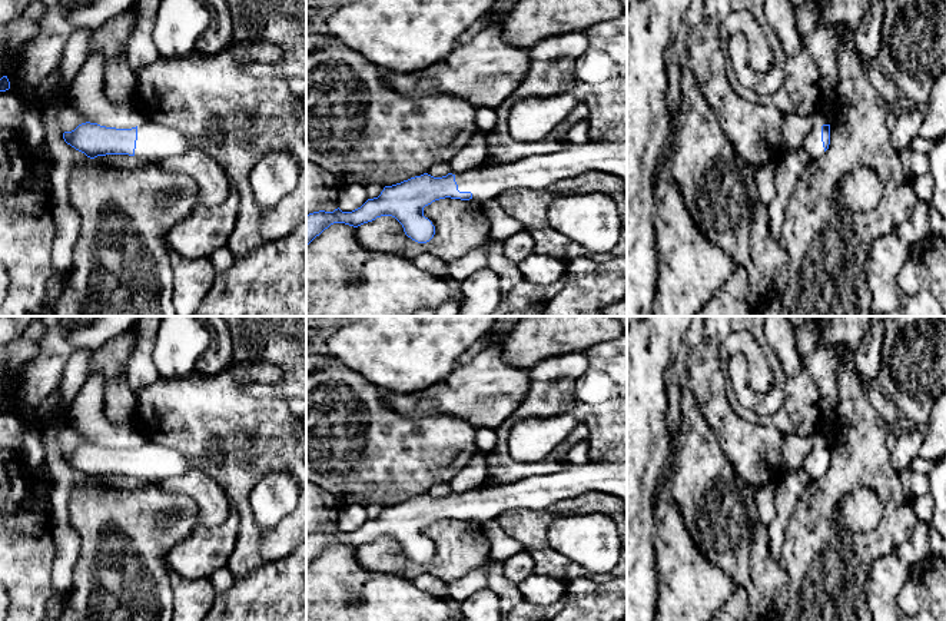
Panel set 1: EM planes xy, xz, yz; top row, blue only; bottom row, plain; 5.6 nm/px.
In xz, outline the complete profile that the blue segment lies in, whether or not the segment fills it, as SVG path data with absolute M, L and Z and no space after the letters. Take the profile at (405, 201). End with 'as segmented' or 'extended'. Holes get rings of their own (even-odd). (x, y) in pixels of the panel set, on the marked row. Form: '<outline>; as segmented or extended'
M587 142L565 145L561 150L535 155L504 165L489 165L464 173L434 177L428 173L401 183L385 186L378 197L368 199L352 212L313 212L306 215L306 246L333 223L358 228L381 216L395 217L408 238L418 243L429 242L435 226L424 216L424 207L435 200L451 197L485 202L504 190L541 190L554 182L598 170L615 175L627 185L627 142Z; extended

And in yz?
M830 124L813 127L803 140L803 150L810 159L817 159L824 155L830 145Z; extended

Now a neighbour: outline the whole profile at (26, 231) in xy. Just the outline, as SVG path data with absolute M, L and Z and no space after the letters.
M47 145L40 150L26 149L27 173L13 192L0 192L0 263L7 270L6 299L0 305L0 316L54 316L56 302L49 300L47 285L53 276L52 239L54 226L50 219L50 196L42 190L42 182L50 176L50 153Z

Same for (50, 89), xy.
M60 67L54 69L54 72L47 76L34 90L36 102L42 107L56 99L66 102L69 93L70 86L63 86L60 83Z

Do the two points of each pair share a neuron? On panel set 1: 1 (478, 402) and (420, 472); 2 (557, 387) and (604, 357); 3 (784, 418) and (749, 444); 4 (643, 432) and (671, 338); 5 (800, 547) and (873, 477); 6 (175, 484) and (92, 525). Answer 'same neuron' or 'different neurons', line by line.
1: different neurons
2: different neurons
3: different neurons
4: same neuron
5: same neuron
6: different neurons

